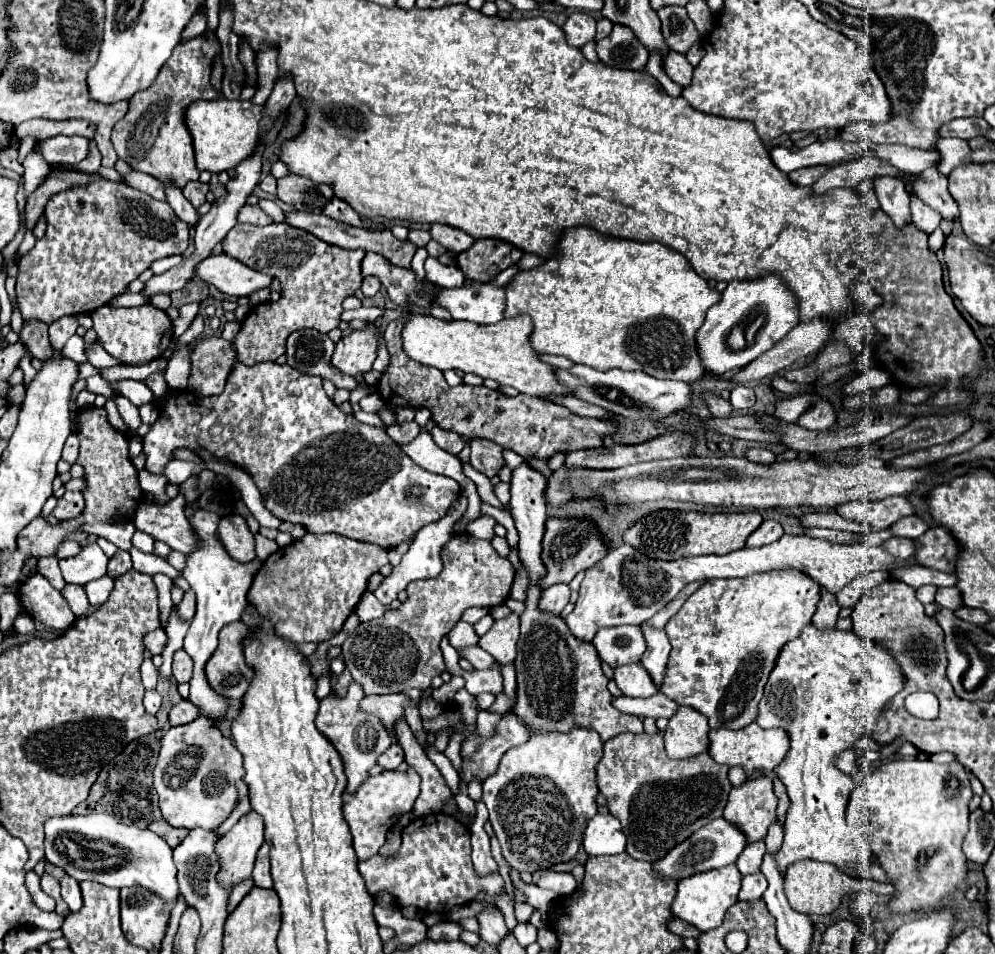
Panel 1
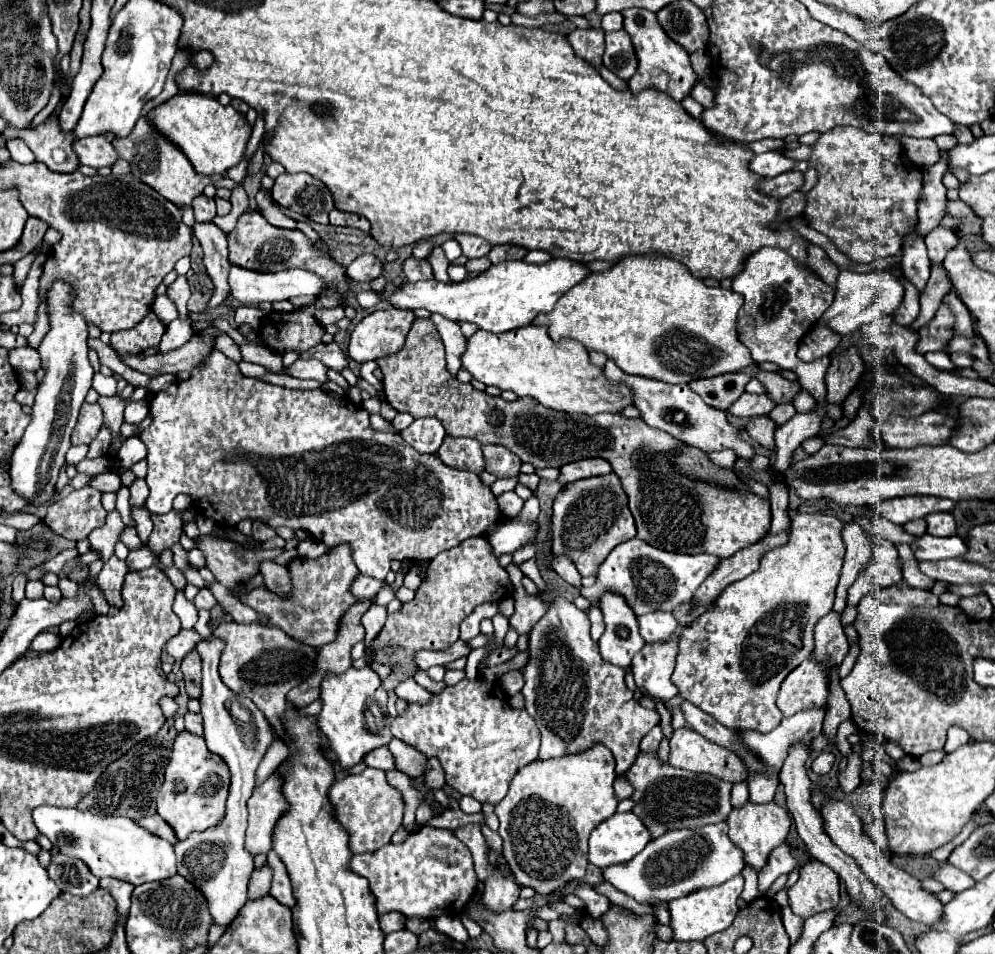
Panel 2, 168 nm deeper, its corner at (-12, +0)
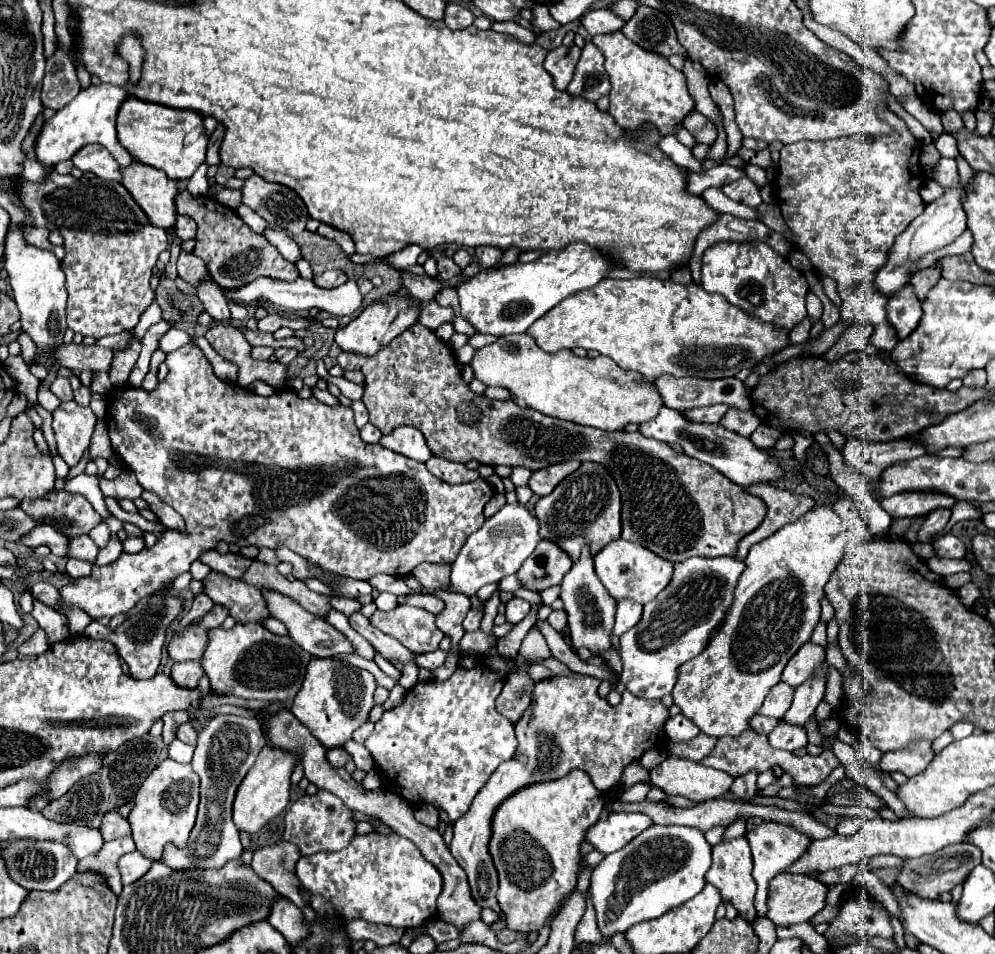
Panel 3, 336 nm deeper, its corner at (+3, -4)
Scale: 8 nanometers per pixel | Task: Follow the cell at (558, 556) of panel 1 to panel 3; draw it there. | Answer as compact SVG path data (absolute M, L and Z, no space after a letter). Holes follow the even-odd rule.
M582 462L582 466L568 476L568 480L562 480L552 494L536 502L534 514L540 524L540 536L558 544L572 562L580 558L584 546L596 556L608 542L620 538L620 492L602 464Z

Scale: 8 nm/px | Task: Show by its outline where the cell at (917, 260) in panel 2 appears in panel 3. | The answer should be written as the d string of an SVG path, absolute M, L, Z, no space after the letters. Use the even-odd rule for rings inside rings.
M906 284L904 288L900 288L900 292L896 292L896 296L892 296L888 300L886 312L888 312L890 324L892 324L892 328L896 328L896 334L900 336L900 340L904 336L908 336L908 332L912 332L912 328L916 328L916 324L922 316L922 308L920 308L918 296L914 294L912 284Z

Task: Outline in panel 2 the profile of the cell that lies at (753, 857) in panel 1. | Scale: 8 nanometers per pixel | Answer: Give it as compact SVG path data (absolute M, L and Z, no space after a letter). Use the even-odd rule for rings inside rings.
M743 868L741 876L745 878L745 888L743 888L741 898L743 898L745 902L751 902L751 900L755 900L755 898L759 896L759 888L757 888L757 874L755 874L751 868Z

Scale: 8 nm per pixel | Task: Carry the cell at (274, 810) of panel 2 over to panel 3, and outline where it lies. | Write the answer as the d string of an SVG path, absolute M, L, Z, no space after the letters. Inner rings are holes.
M262 748L256 764L248 770L246 778L242 780L236 800L234 800L234 824L240 832L256 834L260 832L272 818L276 818L288 804L290 792L290 774L292 764L298 762L298 754L286 752L280 748Z

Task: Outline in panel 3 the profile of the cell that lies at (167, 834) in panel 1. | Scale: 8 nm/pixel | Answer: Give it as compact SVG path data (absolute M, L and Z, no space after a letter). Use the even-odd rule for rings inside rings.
M108 812L104 818L102 818L102 836L104 840L114 840L114 838L124 838L124 836L132 836L132 830L130 830L130 824L124 816L116 814L116 812Z

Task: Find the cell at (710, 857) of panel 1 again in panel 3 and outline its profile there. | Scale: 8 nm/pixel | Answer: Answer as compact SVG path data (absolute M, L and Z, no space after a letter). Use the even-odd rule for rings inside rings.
M652 824L620 852L606 856L592 870L590 878L600 932L610 938L614 932L626 932L632 924L658 918L694 898L706 886L706 872L712 864L710 854L712 846L706 842L702 830Z

